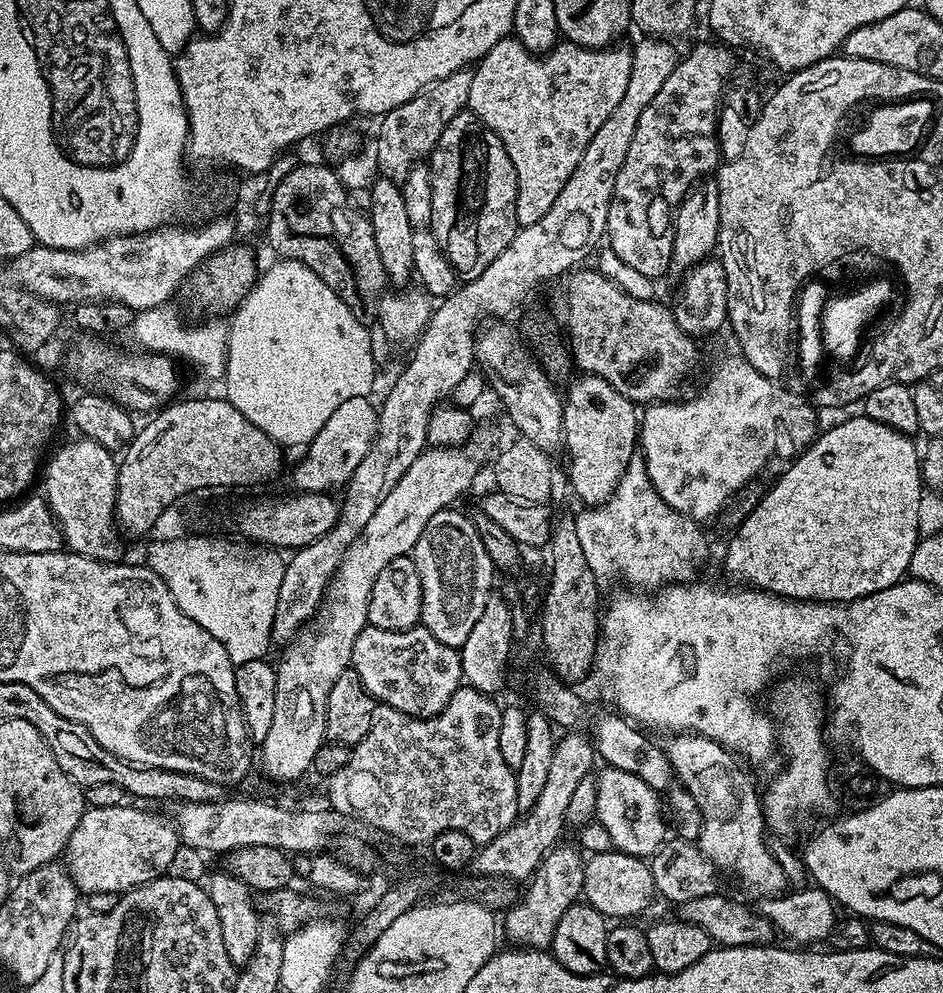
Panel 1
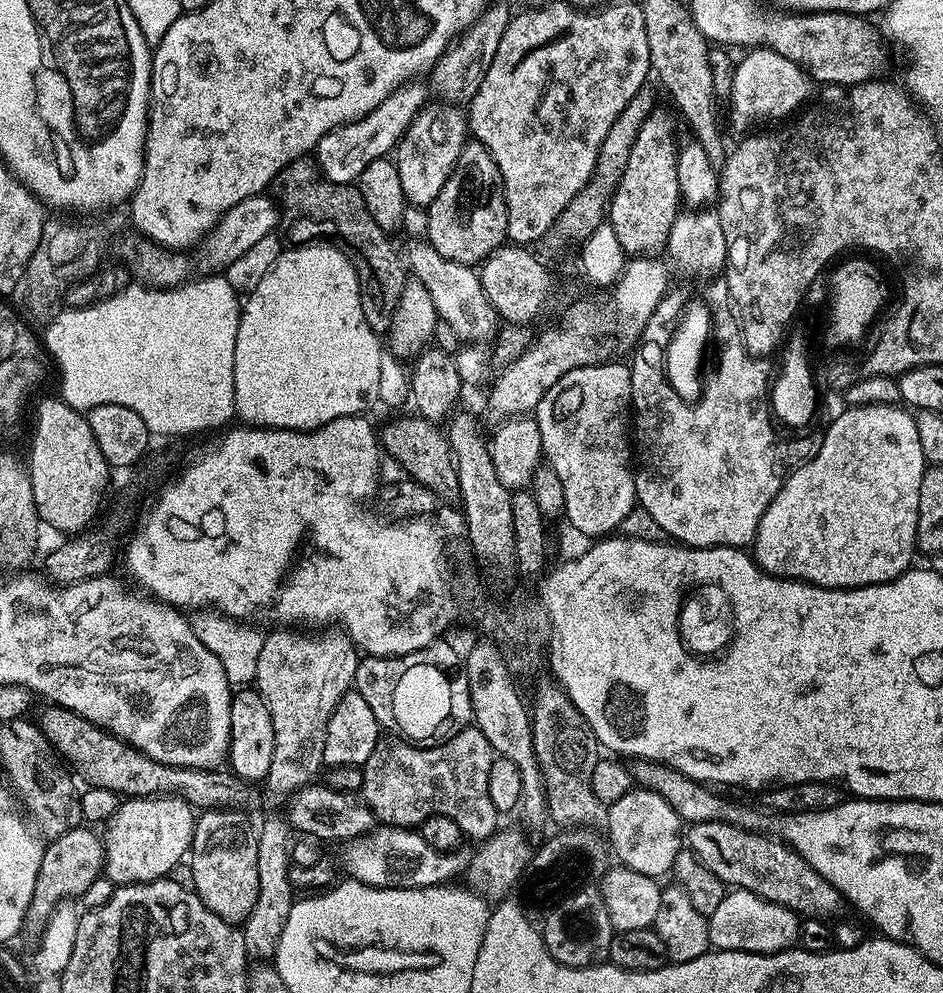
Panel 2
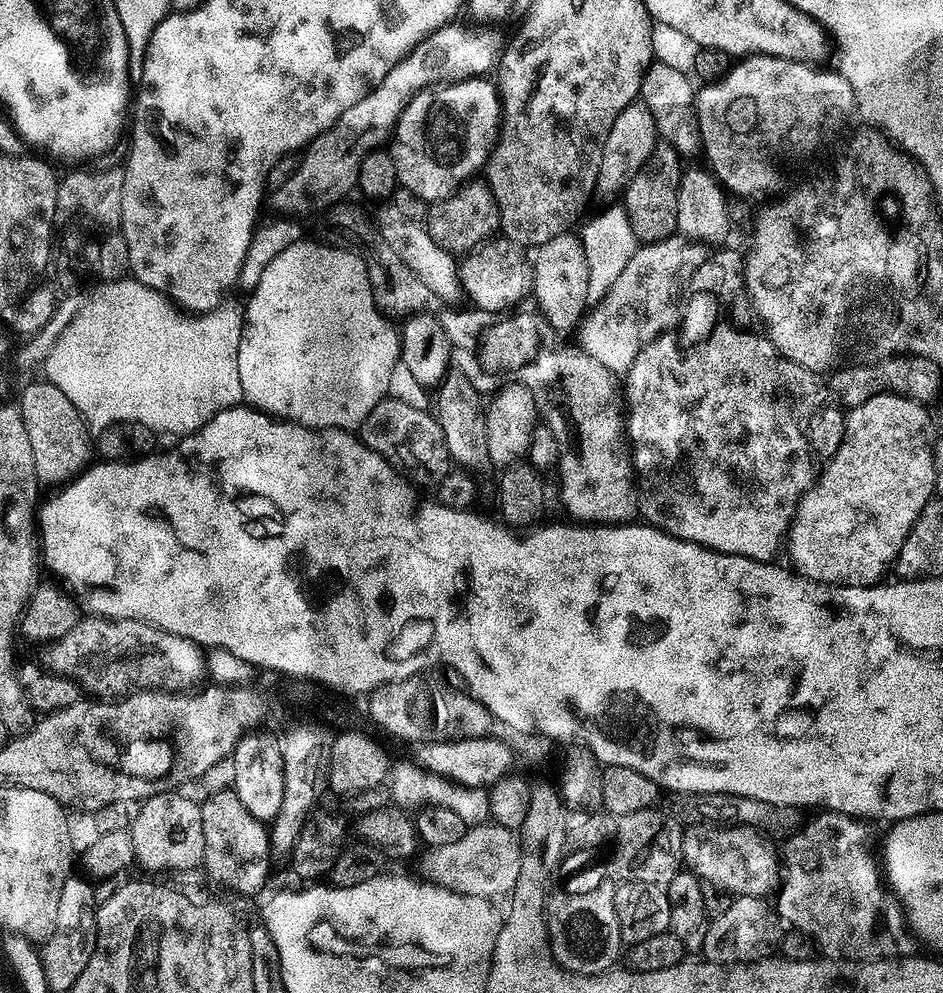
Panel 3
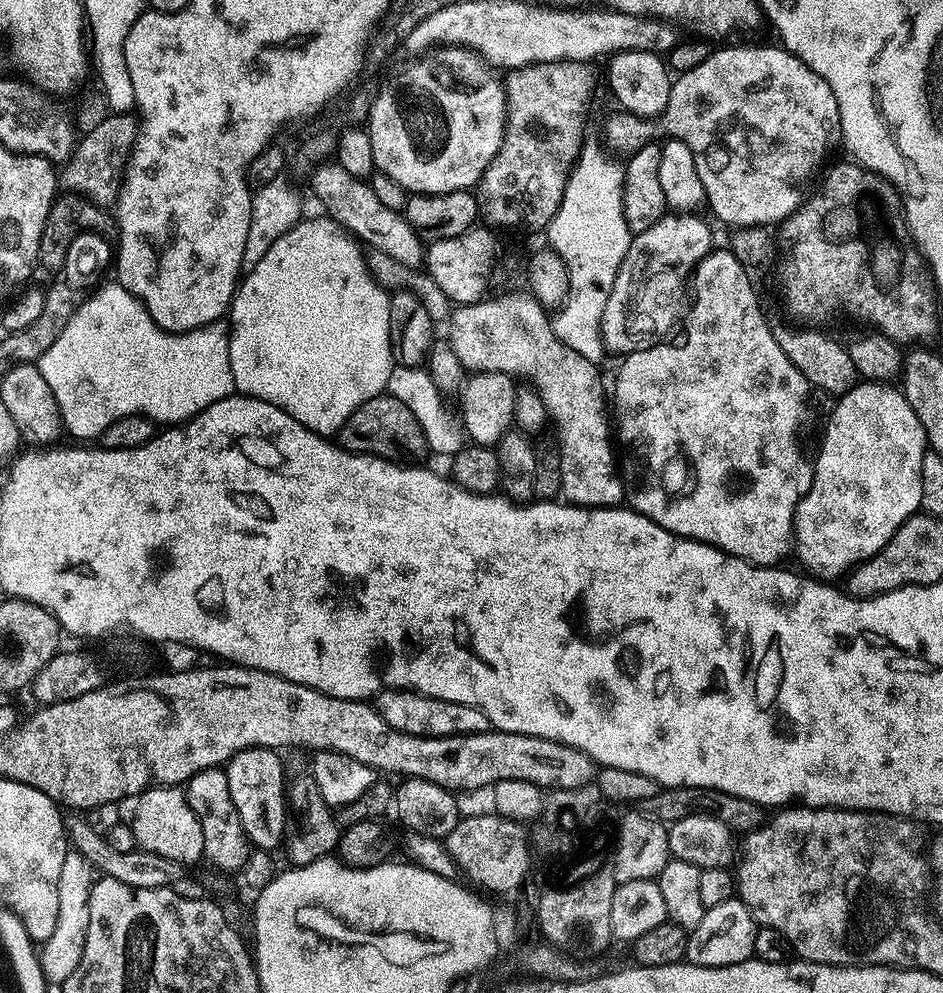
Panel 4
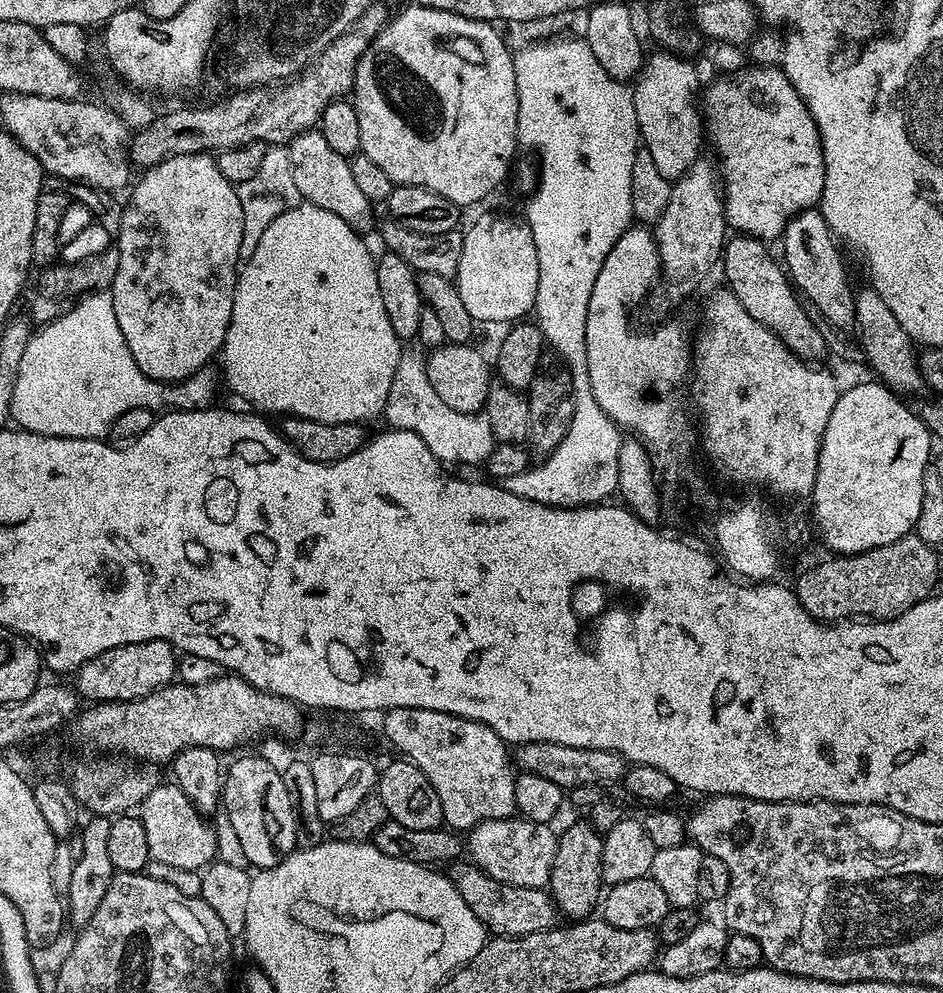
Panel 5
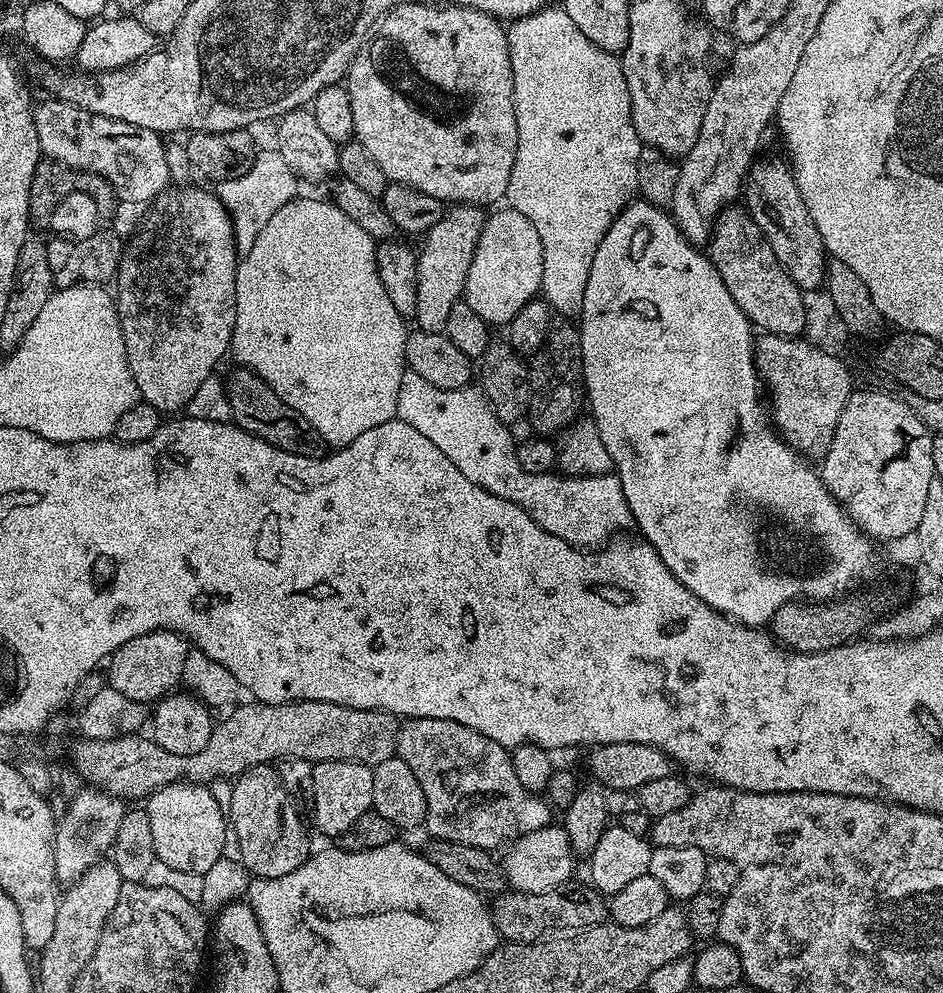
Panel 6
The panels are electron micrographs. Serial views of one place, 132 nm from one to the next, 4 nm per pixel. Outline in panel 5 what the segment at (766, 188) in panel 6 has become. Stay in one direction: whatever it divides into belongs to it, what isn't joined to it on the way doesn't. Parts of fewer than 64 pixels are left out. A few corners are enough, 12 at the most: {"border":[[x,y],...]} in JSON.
{"border":[[819,210],[782,233],[782,264],[832,328],[852,328],[856,297]]}

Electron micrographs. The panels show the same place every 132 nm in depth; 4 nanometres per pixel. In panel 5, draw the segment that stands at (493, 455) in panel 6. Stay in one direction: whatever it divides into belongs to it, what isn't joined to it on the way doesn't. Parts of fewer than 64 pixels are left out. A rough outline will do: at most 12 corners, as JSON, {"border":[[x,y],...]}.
{"border":[[401,355],[383,415],[445,465],[483,465],[487,415],[430,386],[423,355]]}

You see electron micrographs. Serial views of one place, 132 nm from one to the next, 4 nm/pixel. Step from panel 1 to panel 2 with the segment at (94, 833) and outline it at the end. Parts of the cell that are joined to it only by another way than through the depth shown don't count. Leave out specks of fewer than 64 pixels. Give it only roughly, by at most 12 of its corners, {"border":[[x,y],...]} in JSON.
{"border":[[179,795],[125,799],[102,832],[116,886],[167,877],[189,855]]}

